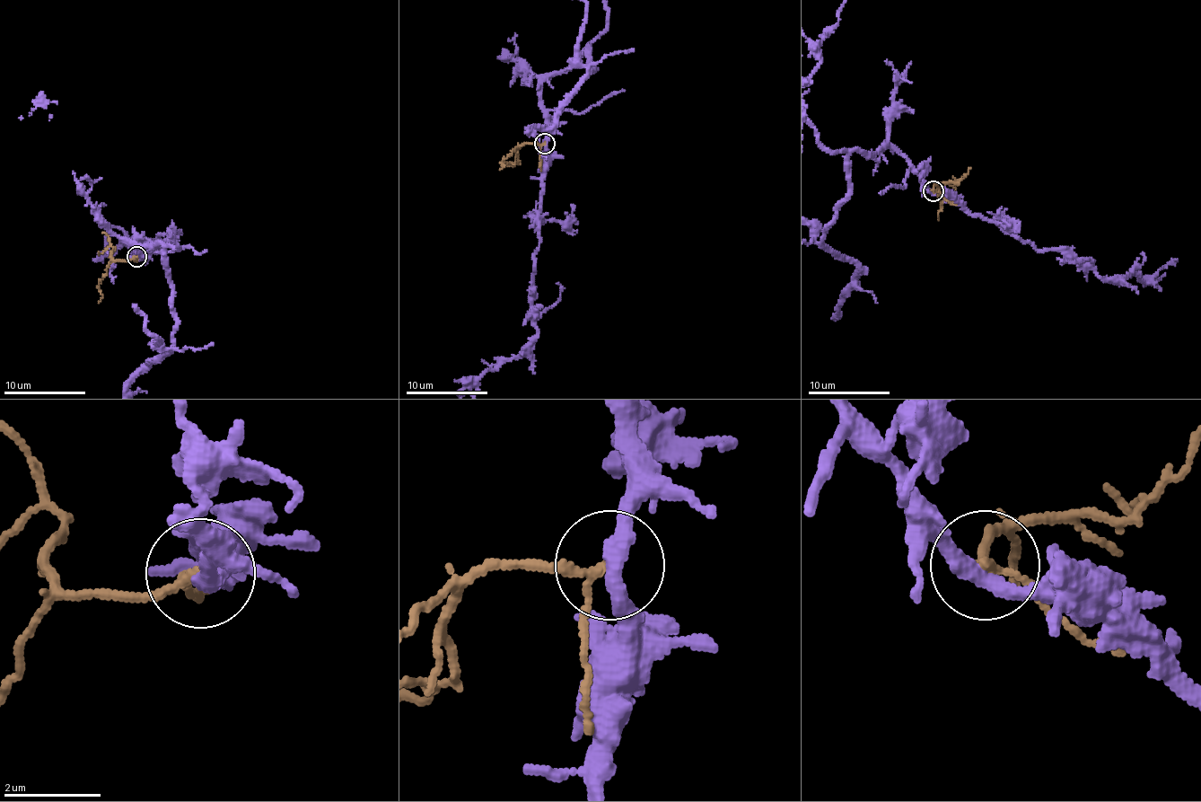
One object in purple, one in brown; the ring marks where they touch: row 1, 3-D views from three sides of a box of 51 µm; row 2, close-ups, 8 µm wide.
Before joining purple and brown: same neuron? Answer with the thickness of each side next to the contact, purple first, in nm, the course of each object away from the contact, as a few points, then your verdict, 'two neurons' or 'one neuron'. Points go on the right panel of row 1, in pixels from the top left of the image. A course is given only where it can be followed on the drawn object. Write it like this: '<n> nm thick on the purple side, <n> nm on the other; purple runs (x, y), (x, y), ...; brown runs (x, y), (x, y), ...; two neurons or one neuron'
320 nm thick on the purple side, 150 nm on the other; brown runs (933, 190), (934, 183), (941, 201), (938, 220); two neurons

